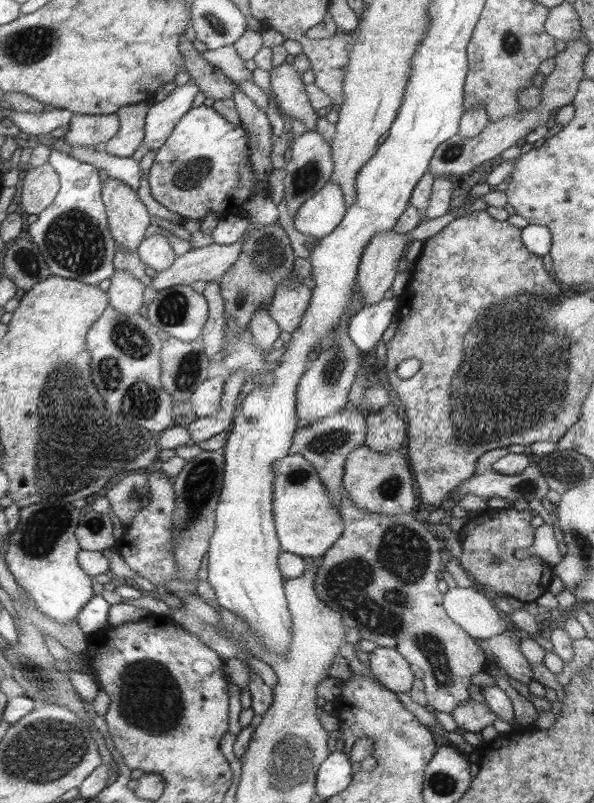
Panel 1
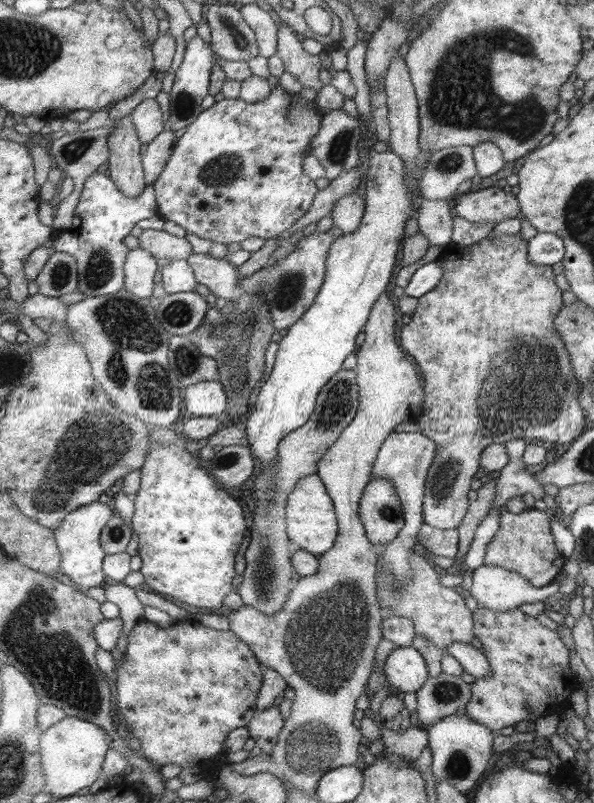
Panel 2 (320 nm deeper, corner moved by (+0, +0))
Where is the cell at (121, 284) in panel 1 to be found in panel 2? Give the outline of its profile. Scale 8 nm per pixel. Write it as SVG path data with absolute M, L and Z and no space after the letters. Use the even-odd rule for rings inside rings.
M139 246L129 253L125 268L125 289L134 292L139 298L153 297L155 278L162 268L162 262L158 261L147 249Z

